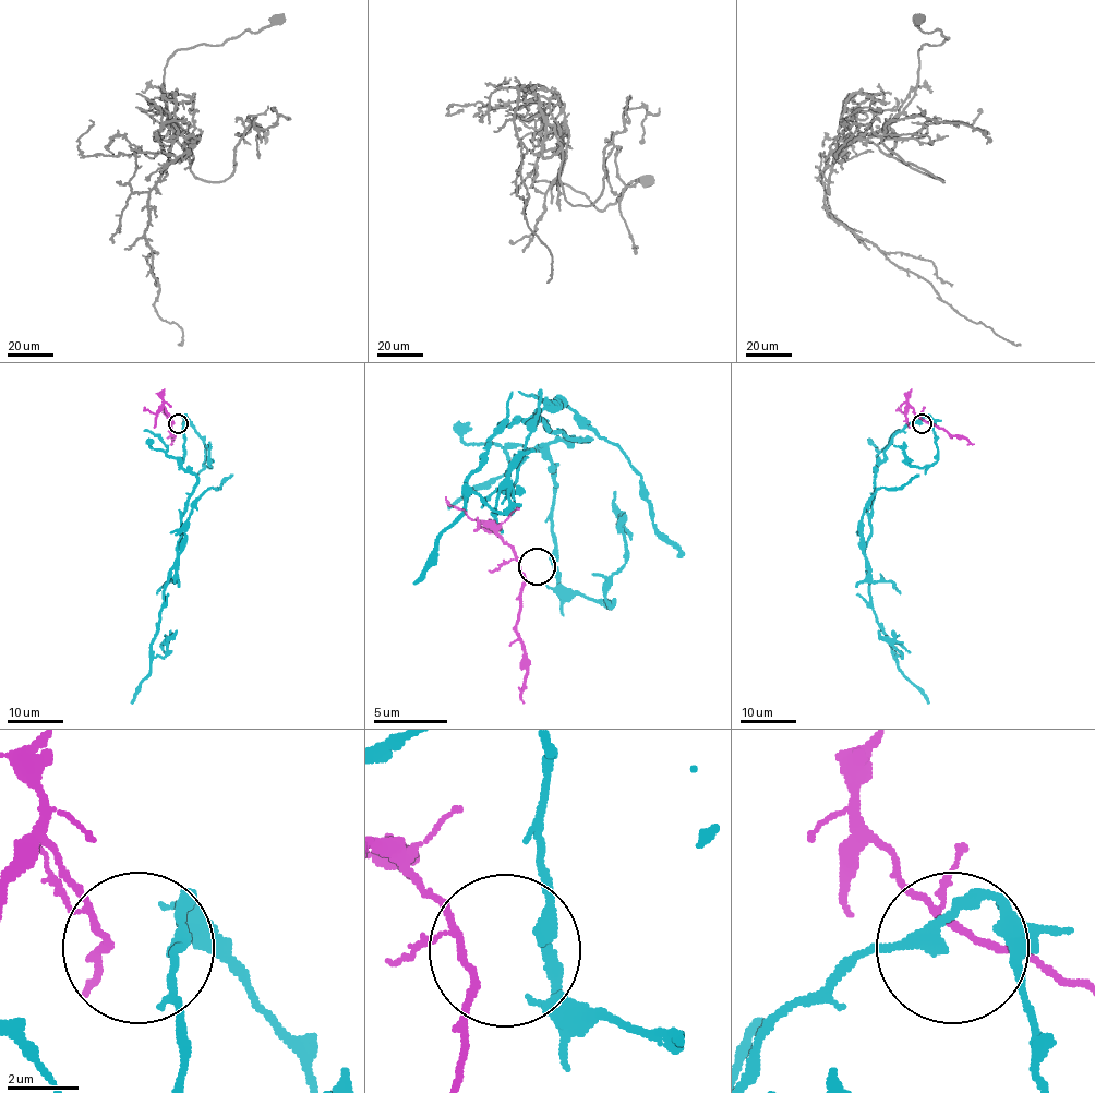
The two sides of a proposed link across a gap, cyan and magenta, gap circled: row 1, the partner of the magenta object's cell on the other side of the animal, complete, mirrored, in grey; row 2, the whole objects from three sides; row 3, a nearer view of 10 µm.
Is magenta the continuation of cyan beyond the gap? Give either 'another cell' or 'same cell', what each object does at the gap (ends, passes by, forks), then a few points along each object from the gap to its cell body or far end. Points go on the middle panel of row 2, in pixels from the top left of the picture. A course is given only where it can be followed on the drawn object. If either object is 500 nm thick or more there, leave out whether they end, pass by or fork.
another cell; cyan passes by; magenta passes by; course cyan (549, 559), (549, 447), (589, 440), (533, 413), (500, 425), (467, 480), (467, 503), (416, 580); course magenta (526, 573), (515, 632), (526, 647), (522, 703)

